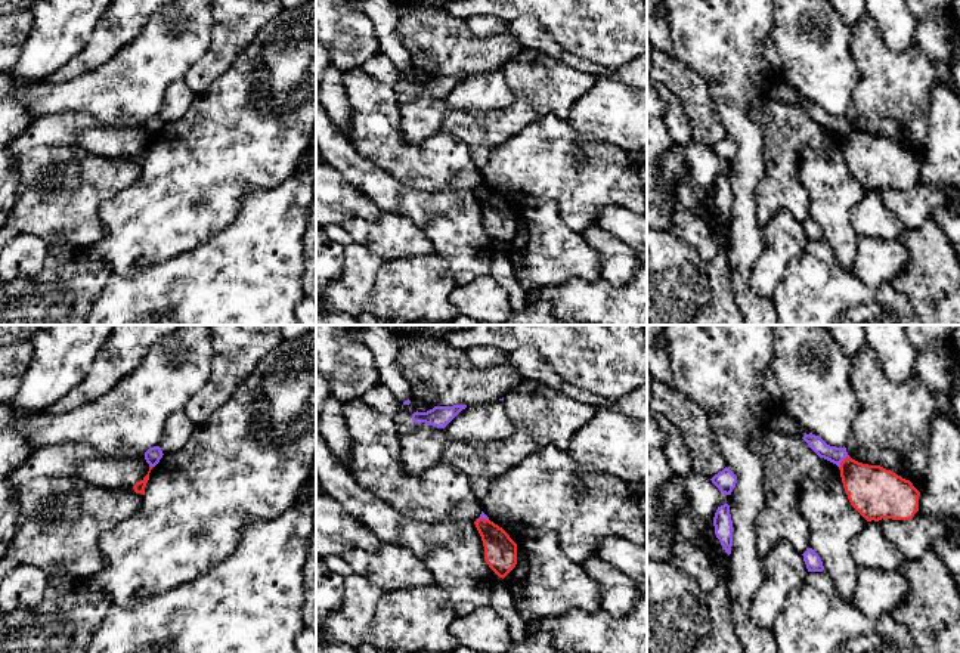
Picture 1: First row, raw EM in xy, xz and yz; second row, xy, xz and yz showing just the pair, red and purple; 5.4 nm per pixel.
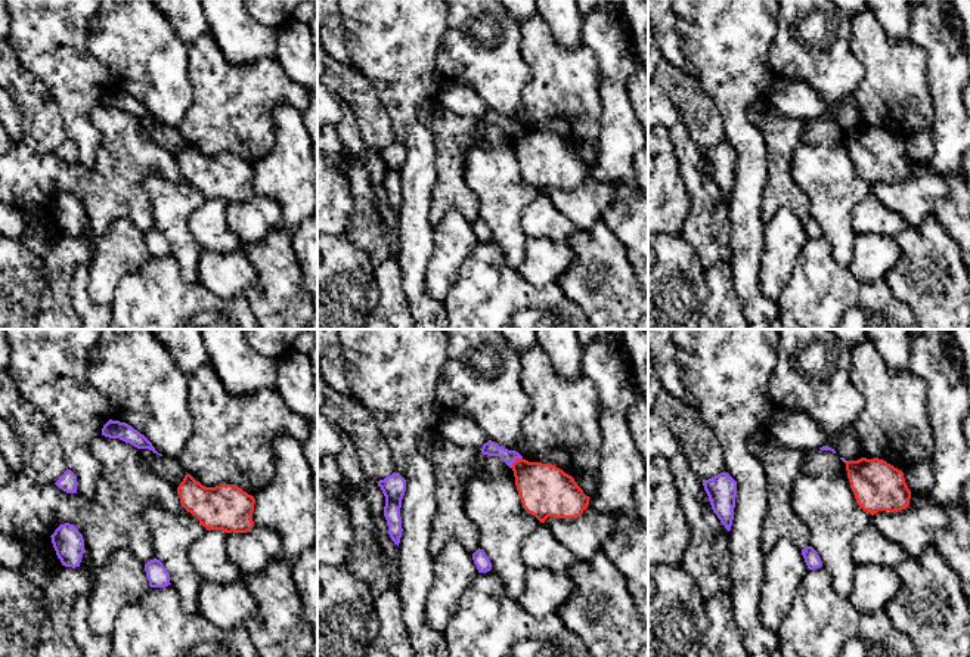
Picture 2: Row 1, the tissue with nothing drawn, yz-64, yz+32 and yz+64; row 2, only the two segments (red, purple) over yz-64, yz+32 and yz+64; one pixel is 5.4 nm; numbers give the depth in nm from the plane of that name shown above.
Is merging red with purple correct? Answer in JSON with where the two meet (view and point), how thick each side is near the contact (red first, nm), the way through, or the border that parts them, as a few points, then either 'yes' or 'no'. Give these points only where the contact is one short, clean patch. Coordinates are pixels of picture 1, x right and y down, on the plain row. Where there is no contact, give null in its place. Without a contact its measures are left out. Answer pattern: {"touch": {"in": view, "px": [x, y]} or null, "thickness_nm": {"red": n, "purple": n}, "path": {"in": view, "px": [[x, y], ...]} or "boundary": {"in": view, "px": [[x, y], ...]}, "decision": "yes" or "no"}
{"touch": {"in": "yz", "px": [842, 130]}, "thickness_nm": {"red": 280, "purple": 90}, "path": {"in": "yz", "px": [[875, 161], [842, 130], [836, 124]]}, "decision": "yes"}

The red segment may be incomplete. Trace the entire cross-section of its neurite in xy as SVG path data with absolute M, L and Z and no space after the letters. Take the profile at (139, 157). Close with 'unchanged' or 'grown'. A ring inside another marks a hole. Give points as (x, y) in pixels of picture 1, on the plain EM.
M160 115L149 117L149 118L145 121L145 129L146 129L146 131L149 133L149 140L148 140L148 143L146 143L140 151L137 151L137 152L133 155L133 158L134 158L136 163L145 164L145 157L146 157L146 152L148 152L148 149L149 149L149 142L151 142L151 139L160 131L160 129L162 127L162 124L164 124L164 123L162 123L162 120L161 120Z; grown

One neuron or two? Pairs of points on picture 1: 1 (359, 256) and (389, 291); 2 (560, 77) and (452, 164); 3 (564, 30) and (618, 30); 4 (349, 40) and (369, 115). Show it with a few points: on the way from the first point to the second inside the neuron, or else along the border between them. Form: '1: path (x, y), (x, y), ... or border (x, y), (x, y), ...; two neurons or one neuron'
1: border (387, 260), (378, 271), (371, 294), (371, 309); two neurons
2: border (439, 132), (457, 136), (467, 146), (479, 170); two neurons
3: path (578, 30), (604, 30); one neuron
4: border (361, 65), (343, 73); two neurons

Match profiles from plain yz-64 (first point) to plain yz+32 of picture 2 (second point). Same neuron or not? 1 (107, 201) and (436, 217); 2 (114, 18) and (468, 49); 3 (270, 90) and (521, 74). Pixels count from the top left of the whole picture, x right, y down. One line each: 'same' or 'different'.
1: same
2: same
3: different

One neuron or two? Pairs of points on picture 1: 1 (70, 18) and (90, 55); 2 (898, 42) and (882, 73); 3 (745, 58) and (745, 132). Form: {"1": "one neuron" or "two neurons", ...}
{"1": "two neurons", "2": "two neurons", "3": "one neuron"}

